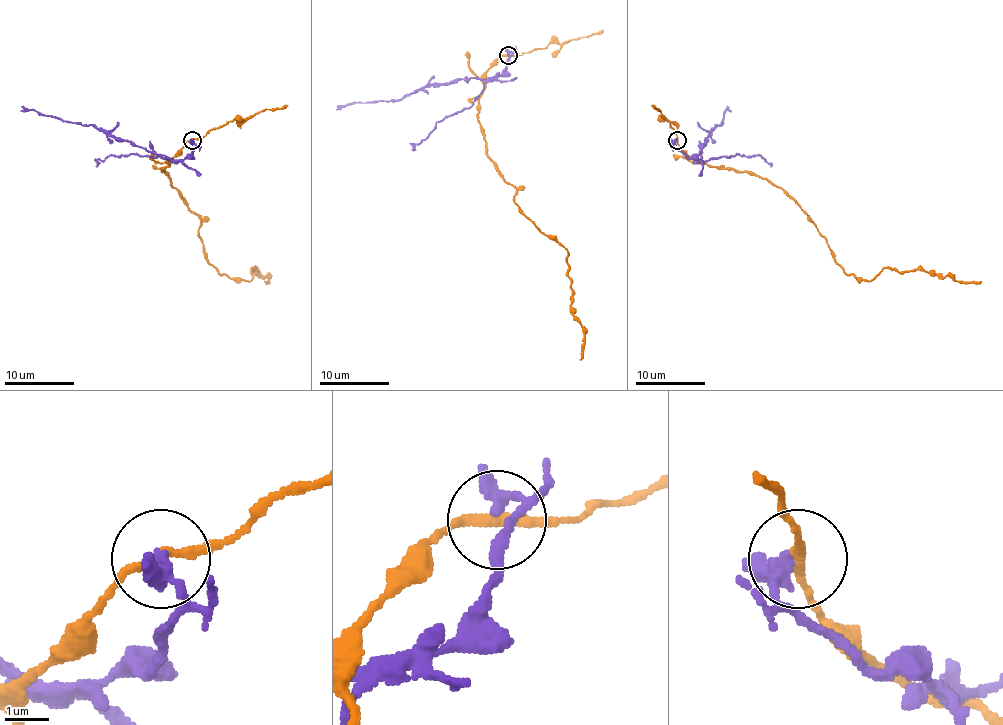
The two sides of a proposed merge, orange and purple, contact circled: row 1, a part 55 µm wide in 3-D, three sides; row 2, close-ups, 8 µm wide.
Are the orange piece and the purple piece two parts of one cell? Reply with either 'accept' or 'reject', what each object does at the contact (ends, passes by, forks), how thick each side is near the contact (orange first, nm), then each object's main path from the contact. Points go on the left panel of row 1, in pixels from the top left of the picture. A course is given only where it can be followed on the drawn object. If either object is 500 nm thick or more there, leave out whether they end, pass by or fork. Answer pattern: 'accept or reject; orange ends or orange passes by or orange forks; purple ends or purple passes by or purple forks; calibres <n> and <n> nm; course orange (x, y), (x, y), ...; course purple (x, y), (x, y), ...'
reject; orange passes by; purple ends; calibres 200 and 360 nm; course orange (192, 139), (162, 171), (199, 216), (206, 258), (220, 274), (251, 279), (253, 267), (267, 276), (264, 281); course purple (192, 139), (195, 150), (181, 160), (153, 155), (129, 141), (116, 141), (92, 125), (20, 111)

